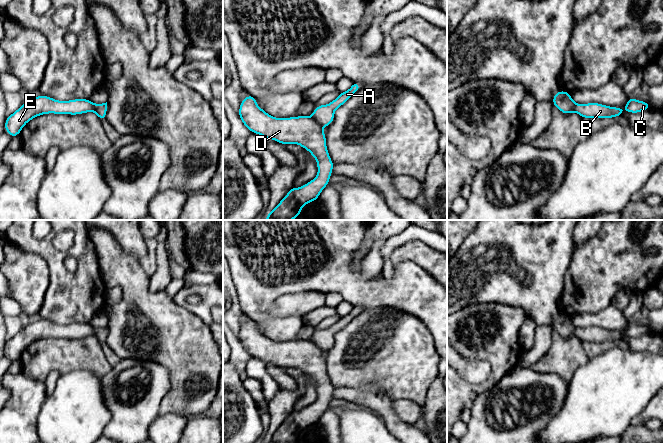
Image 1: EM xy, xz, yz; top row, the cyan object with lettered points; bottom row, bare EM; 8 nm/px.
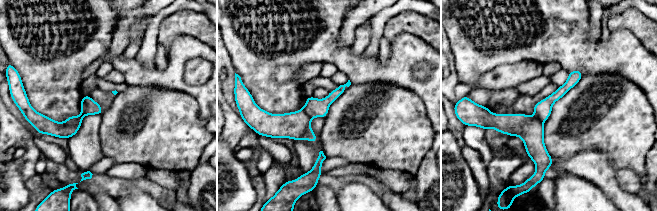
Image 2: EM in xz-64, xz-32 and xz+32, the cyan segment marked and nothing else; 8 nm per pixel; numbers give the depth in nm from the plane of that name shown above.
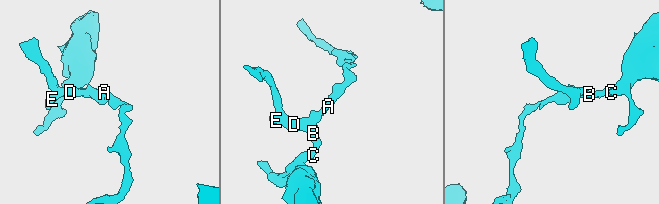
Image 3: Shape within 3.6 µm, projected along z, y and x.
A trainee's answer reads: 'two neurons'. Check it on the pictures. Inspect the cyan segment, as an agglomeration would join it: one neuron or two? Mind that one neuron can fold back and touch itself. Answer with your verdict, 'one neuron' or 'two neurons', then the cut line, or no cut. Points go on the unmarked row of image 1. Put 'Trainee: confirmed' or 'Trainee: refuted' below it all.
two neurons | xz (310, 341), (322, 350)
Trainee: confirmed

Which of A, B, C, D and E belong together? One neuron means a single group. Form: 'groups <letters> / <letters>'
groups A / B C D E

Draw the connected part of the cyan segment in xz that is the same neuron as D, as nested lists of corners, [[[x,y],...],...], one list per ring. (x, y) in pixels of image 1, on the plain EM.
[[[252,319],[241,325],[238,338],[245,351],[252,357],[284,369],[298,368],[316,383],[317,400],[300,412],[292,411],[279,428],[269,435],[265,443],[298,442],[306,428],[318,424],[332,399],[334,387],[327,374],[326,359],[322,350],[313,342],[306,340],[275,342],[259,331]]]

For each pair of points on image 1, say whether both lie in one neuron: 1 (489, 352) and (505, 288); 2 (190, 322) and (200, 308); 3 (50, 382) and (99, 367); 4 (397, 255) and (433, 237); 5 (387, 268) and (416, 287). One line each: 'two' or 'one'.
1: two
2: two
3: two
4: two
5: two

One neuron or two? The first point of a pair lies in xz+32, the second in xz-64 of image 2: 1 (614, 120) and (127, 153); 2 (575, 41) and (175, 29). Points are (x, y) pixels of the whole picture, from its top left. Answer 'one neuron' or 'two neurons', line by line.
1: one neuron
2: two neurons

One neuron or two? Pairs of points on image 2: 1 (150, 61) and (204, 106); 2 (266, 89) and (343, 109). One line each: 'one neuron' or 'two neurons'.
1: two neurons
2: two neurons

